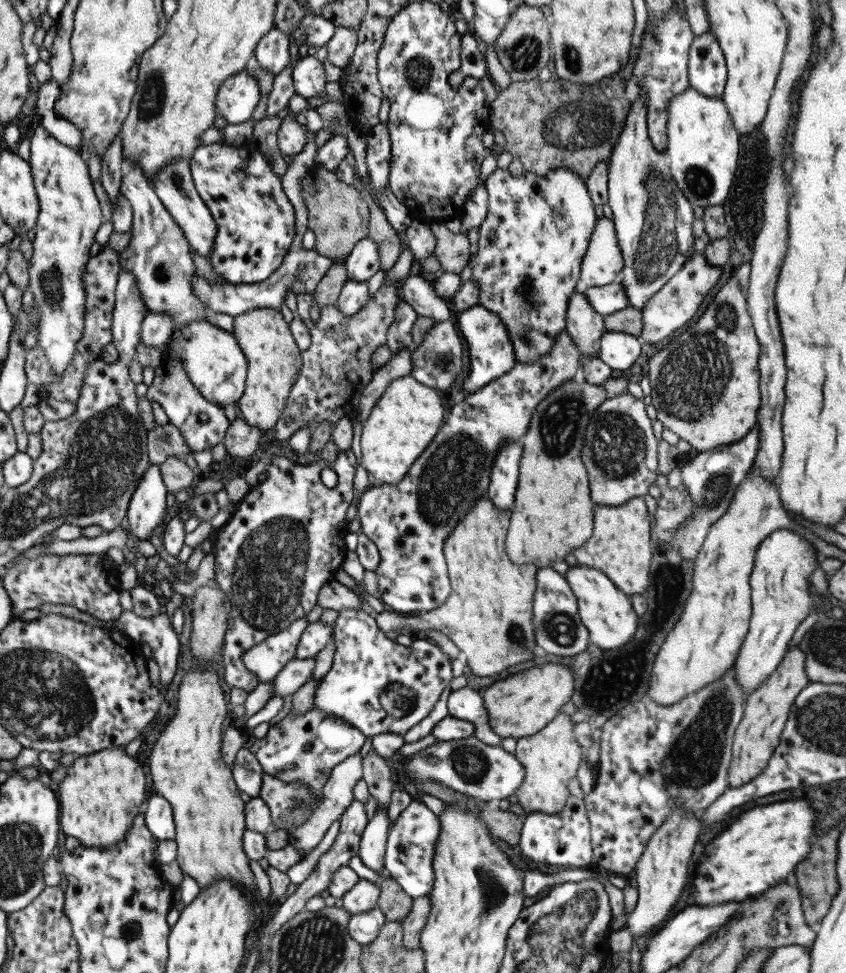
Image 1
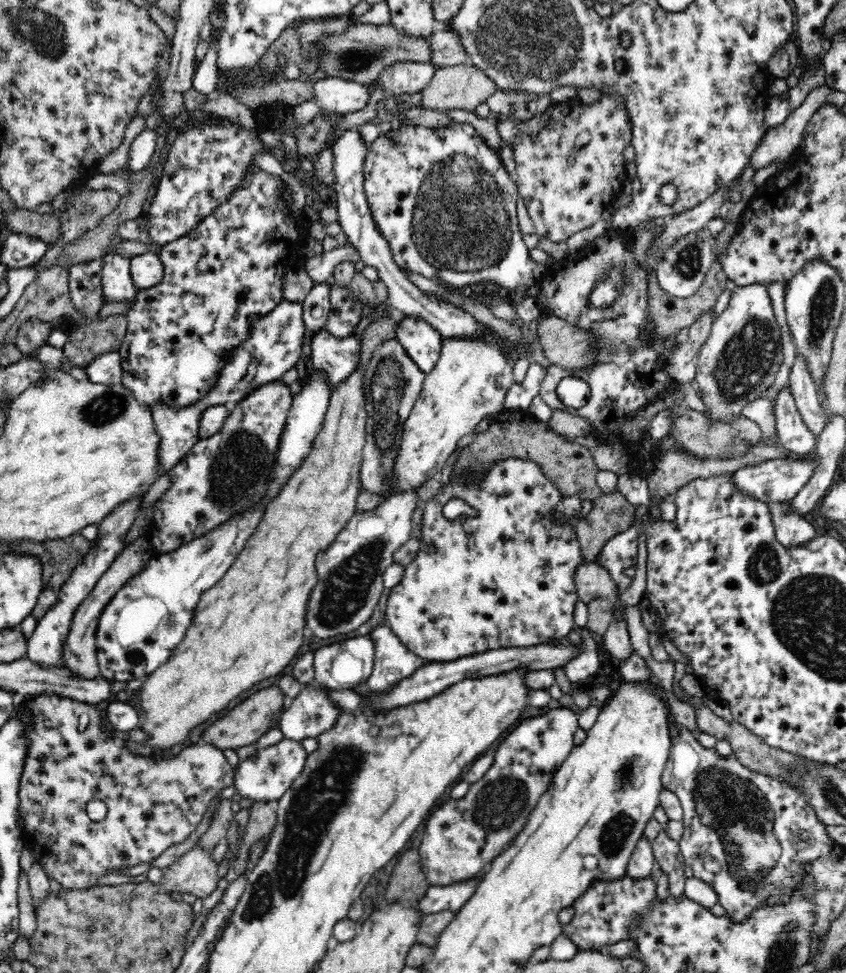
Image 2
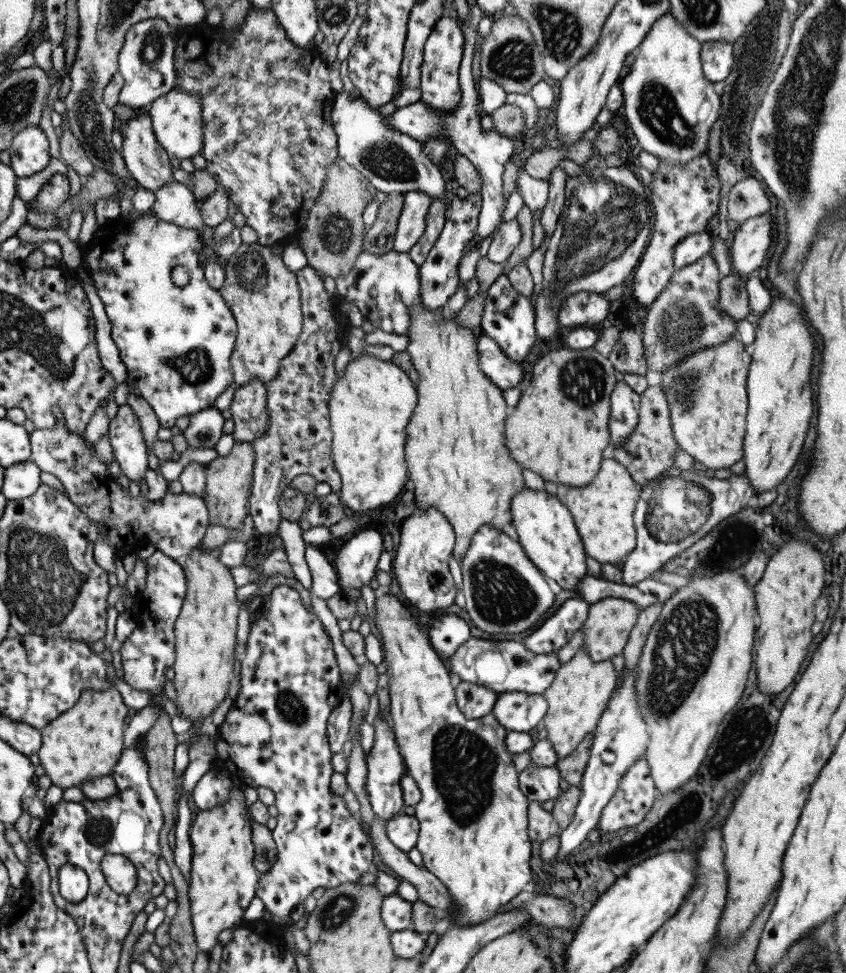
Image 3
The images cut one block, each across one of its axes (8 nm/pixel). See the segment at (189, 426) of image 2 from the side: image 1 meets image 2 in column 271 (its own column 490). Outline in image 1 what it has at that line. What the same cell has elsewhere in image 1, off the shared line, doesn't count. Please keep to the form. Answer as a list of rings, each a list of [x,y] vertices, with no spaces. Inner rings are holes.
[[[477,305],[457,314],[454,320],[459,334],[466,342],[468,360],[470,360],[468,375],[462,380],[461,392],[472,394],[476,390],[481,390],[486,384],[490,384],[492,380],[497,380],[512,370],[512,367],[517,363],[516,358],[514,358],[514,348],[512,348],[512,342],[508,338],[508,332],[506,332],[508,328],[502,324],[502,320],[496,314]]]

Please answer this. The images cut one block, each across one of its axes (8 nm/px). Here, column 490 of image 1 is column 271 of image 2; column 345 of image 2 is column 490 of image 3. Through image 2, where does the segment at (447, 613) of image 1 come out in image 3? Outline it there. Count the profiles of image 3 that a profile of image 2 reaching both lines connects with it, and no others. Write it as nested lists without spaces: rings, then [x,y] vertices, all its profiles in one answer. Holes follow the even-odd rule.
[[[421,301],[411,309],[408,338],[410,342],[406,351],[410,353],[412,364],[418,373],[416,392],[418,400],[408,426],[408,444],[406,444],[406,460],[408,474],[414,481],[415,502],[420,511],[438,510],[452,526],[456,543],[451,552],[462,562],[470,549],[474,534],[483,525],[490,525],[502,531],[513,524],[511,504],[514,494],[524,490],[522,467],[510,456],[506,448],[505,422],[506,403],[503,390],[498,388],[490,378],[486,378],[480,362],[478,362],[478,338],[480,330],[462,328],[458,324],[457,314],[450,318],[442,318],[442,309],[428,311]]]

